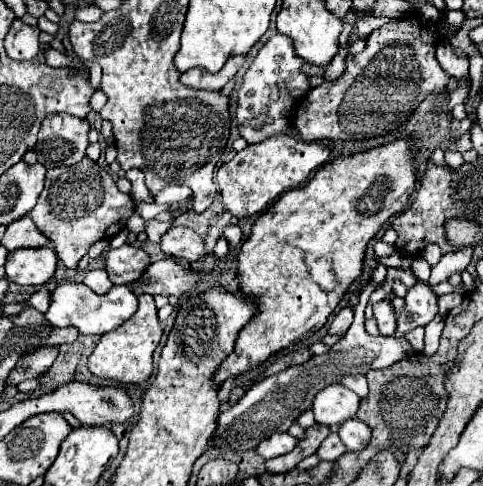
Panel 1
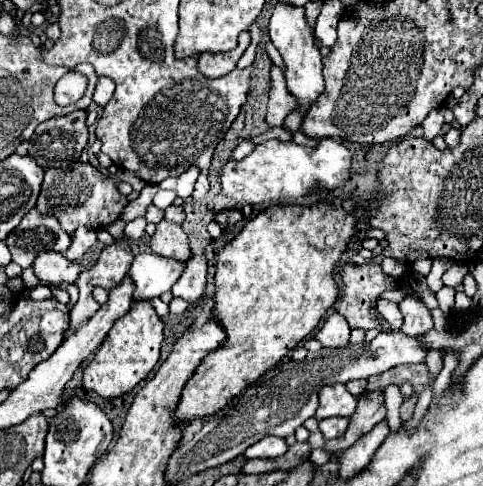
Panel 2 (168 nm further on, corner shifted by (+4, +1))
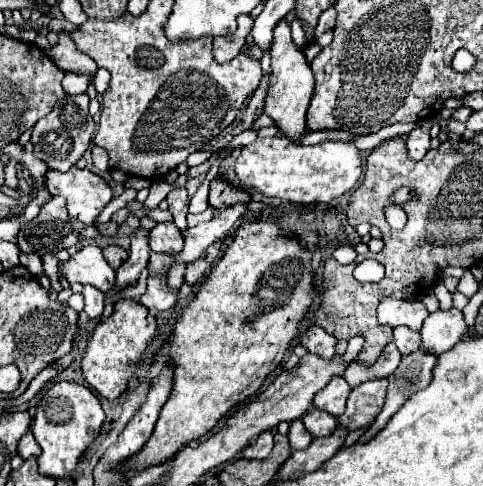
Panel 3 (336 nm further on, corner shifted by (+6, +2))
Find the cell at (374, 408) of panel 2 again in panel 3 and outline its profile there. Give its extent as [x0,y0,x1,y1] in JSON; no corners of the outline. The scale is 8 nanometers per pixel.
[338,379,386,431]

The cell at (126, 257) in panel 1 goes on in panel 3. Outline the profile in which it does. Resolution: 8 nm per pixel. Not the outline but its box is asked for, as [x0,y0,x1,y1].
[104,245,128,269]

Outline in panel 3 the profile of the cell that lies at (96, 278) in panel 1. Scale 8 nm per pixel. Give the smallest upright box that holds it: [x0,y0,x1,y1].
[82,285,104,319]

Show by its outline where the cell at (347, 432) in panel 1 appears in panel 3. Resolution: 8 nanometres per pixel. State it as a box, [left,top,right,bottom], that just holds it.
[302,409,336,437]

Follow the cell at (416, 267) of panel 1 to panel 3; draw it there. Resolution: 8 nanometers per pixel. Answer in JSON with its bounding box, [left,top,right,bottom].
[342,336,364,362]

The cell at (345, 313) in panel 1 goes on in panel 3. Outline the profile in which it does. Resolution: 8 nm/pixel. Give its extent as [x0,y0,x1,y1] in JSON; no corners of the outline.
[300,327,336,359]

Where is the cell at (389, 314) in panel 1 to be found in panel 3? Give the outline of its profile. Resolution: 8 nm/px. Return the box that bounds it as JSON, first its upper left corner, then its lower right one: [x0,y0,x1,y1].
[378,299,428,331]

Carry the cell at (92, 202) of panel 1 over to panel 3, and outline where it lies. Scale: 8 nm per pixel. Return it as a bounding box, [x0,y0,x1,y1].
[46,167,112,225]

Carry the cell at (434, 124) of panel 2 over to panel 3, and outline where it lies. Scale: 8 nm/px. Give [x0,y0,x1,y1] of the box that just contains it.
[406,125,430,159]

